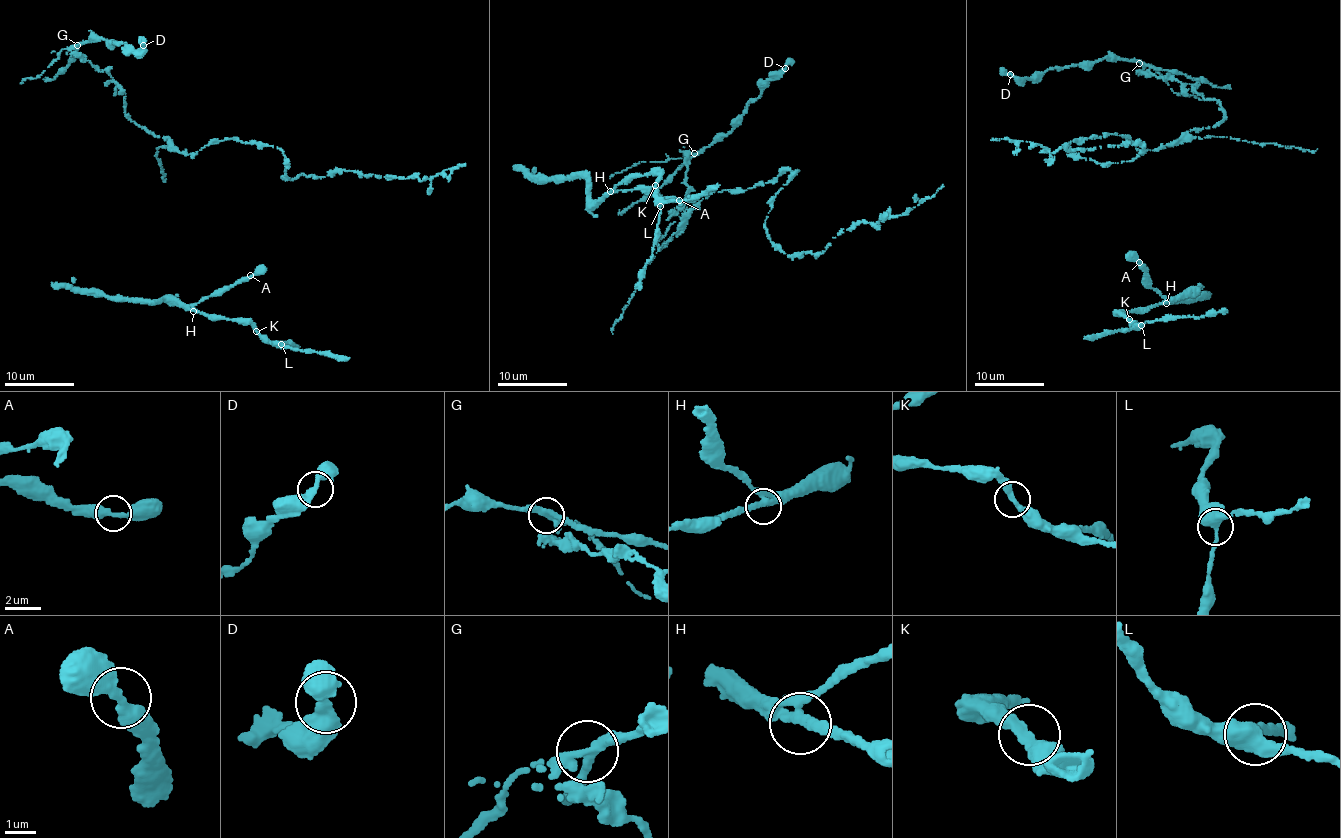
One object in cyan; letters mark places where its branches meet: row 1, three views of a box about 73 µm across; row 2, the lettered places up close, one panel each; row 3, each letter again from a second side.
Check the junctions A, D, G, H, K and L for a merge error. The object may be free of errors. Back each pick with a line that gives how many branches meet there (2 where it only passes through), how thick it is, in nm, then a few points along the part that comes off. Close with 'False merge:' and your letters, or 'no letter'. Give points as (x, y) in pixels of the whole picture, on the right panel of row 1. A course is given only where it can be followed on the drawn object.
G: Branches: 3. Thickness 280 nm. Course of the part to remove: (1139, 62), (1224, 119), (1162, 148), (1107, 133), (1068, 144), (1126, 161), (1143, 147), (991, 140)
False merge: G

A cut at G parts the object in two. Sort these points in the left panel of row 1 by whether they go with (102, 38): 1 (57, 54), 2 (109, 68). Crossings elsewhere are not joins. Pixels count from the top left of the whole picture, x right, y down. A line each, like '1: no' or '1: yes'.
1: no
2: no

